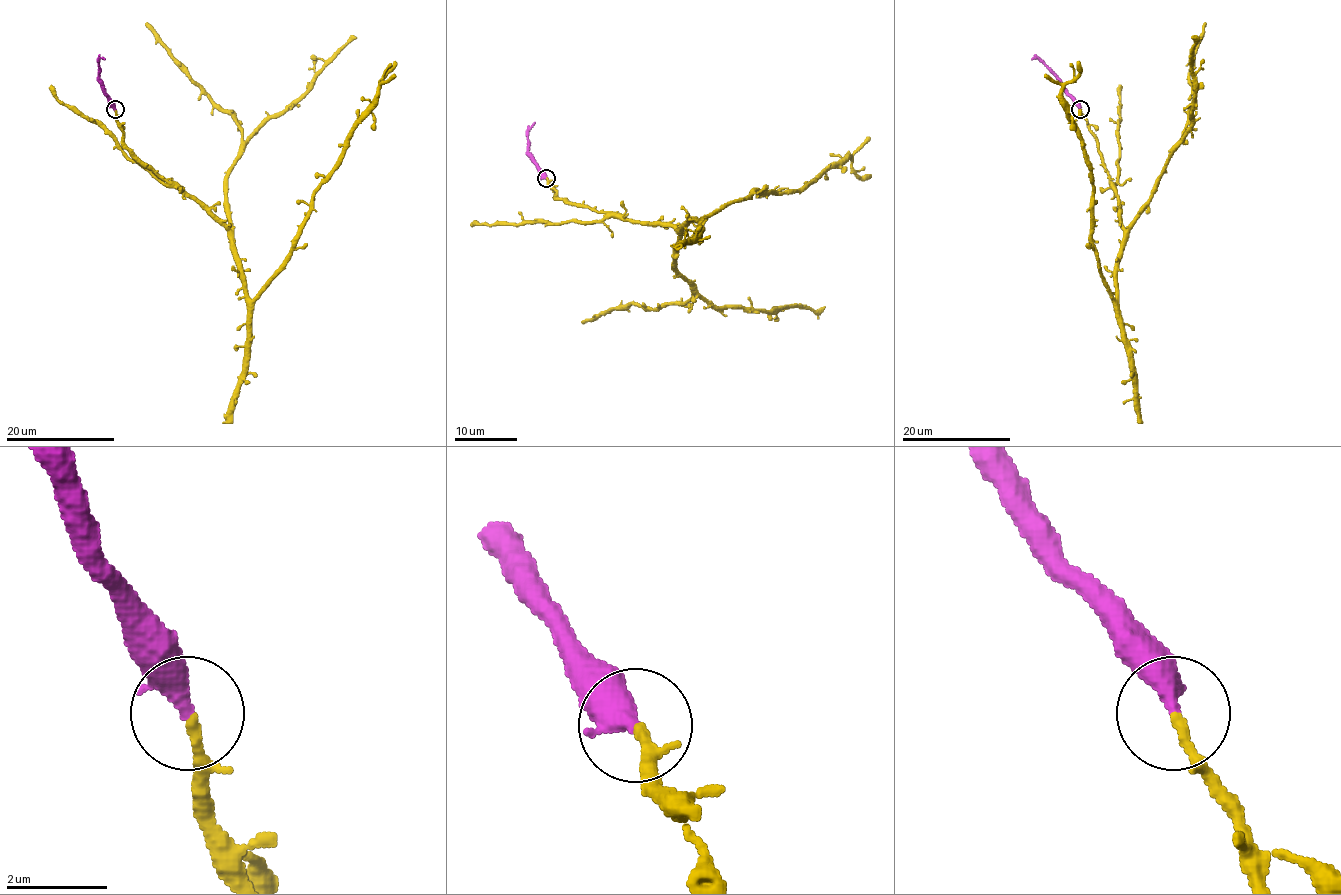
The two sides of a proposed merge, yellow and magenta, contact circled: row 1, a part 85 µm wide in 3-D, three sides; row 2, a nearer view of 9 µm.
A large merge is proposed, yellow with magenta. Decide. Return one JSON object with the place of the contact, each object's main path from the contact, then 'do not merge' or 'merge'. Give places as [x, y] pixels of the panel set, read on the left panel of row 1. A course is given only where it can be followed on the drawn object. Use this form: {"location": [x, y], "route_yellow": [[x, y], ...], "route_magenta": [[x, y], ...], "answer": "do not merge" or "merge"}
{"location": [115, 109], "route_yellow": [[114, 110], [125, 145], [197, 199], [228, 232], [242, 289], [251, 299], [285, 259], [312, 194], [395, 61]], "route_magenta": [[114, 110], [114, 103], [105, 92], [99, 77], [98, 59], [105, 58]], "answer": "merge"}

